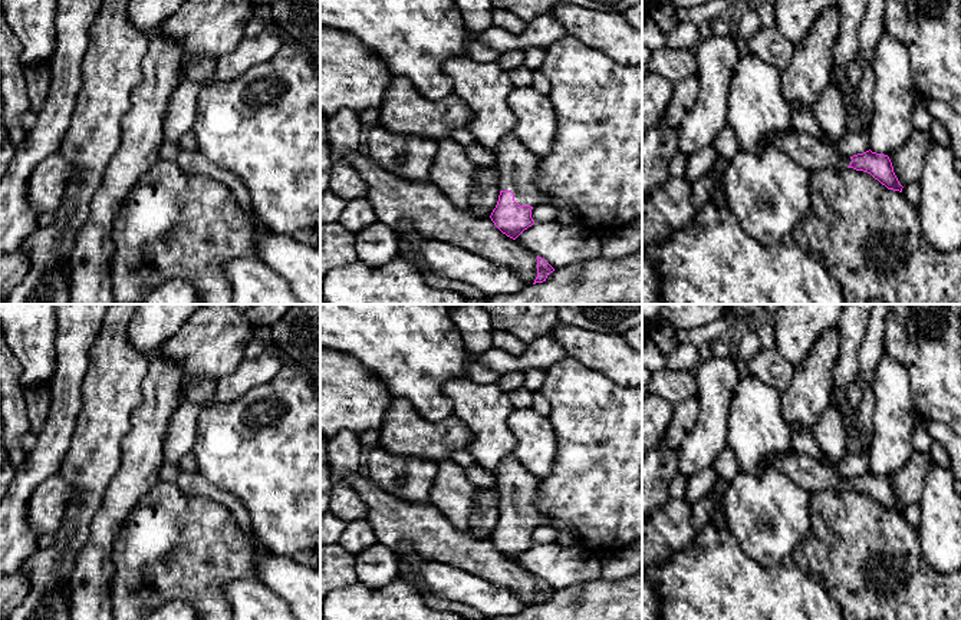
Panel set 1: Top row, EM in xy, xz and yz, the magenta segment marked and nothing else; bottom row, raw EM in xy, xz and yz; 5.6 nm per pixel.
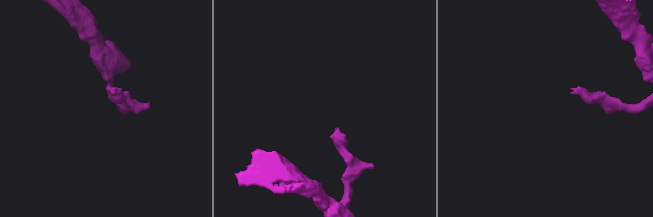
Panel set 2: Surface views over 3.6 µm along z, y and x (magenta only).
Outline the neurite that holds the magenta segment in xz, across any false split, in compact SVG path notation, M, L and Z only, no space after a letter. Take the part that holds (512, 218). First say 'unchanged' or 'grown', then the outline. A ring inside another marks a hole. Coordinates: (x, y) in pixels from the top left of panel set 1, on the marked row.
grown | M507 133L493 149L500 175L500 195L490 218L507 237L516 240L534 224L531 210L553 204L553 197L534 181L540 158L514 133Z

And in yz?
grown | M794 126L784 132L771 132L767 139L810 172L829 168L853 168L871 174L888 189L902 192L904 187L899 184L888 155L869 149L850 158L837 156L830 145L797 131Z

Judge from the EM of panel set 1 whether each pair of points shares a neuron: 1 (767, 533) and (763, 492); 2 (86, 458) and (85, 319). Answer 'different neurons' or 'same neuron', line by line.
1: same neuron
2: different neurons

